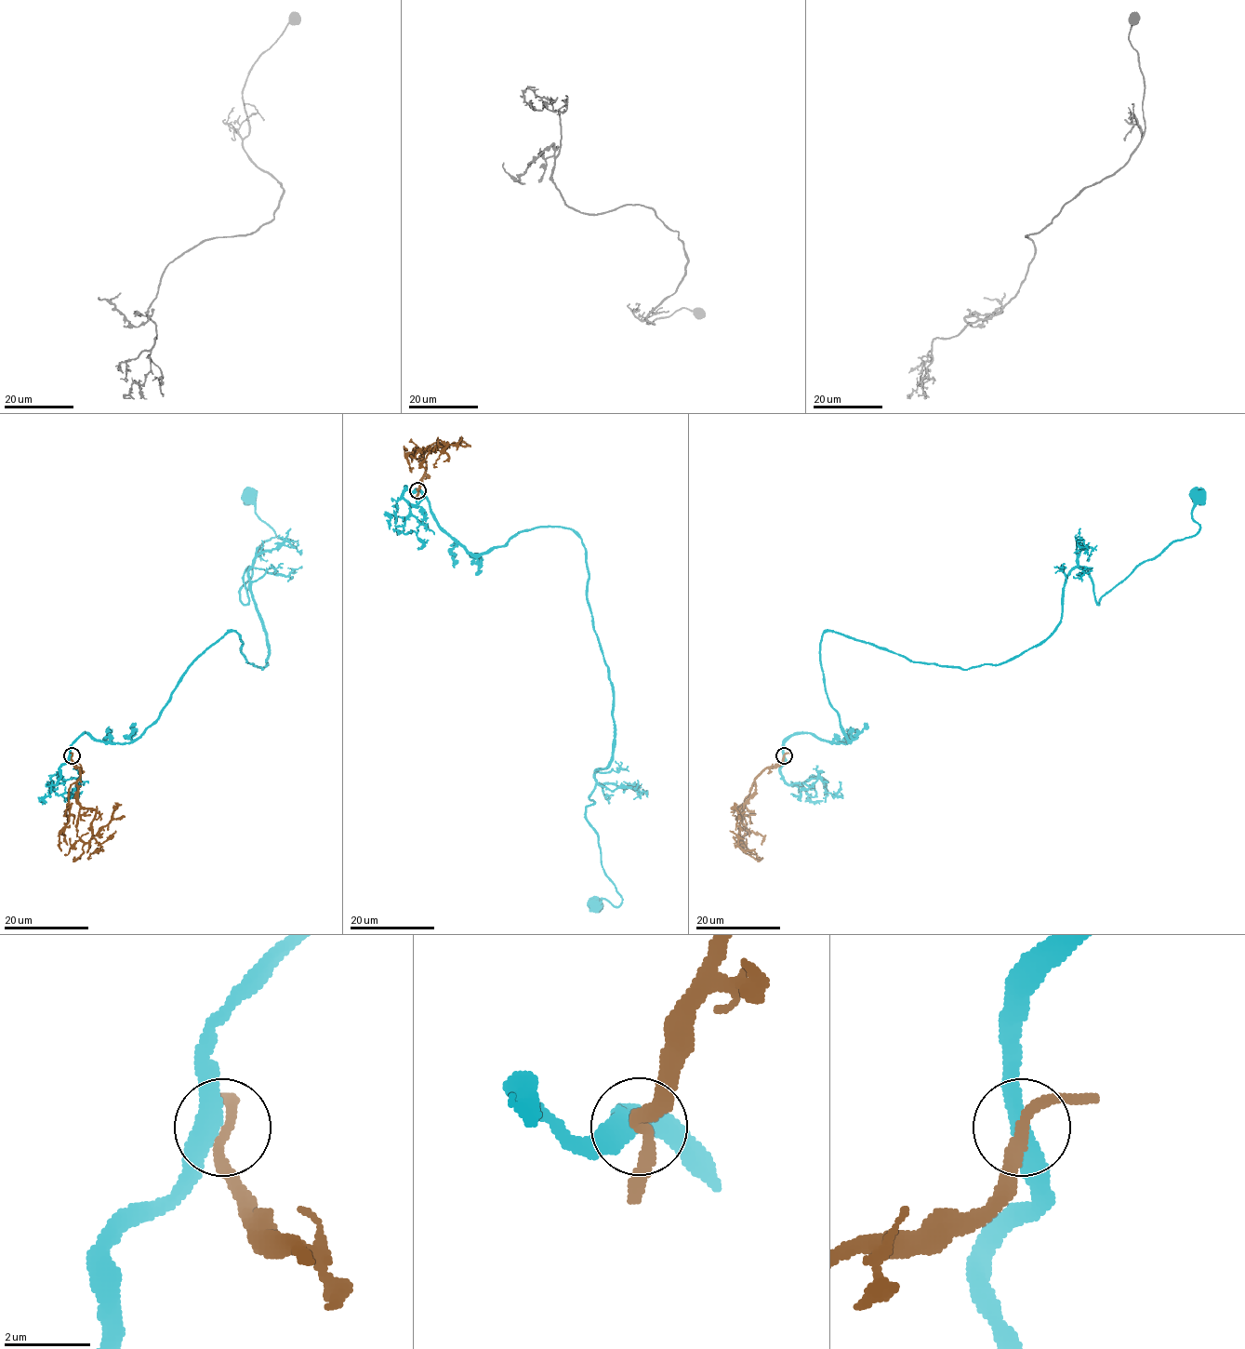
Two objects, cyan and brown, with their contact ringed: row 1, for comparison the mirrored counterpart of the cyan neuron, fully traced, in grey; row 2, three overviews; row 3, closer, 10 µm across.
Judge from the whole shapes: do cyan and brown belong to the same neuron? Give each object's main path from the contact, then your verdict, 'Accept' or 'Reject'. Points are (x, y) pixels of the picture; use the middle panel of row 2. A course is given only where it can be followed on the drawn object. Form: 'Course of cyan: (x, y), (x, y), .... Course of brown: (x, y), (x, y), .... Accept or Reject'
Course of cyan: (417, 490), (469, 552), (538, 527), (581, 539), (614, 745), (585, 819), (622, 901), (592, 903). Course of brown: (417, 490), (426, 470), (424, 451), (434, 443), (441, 447), (440, 440), (446, 447), (434, 468). Reject

